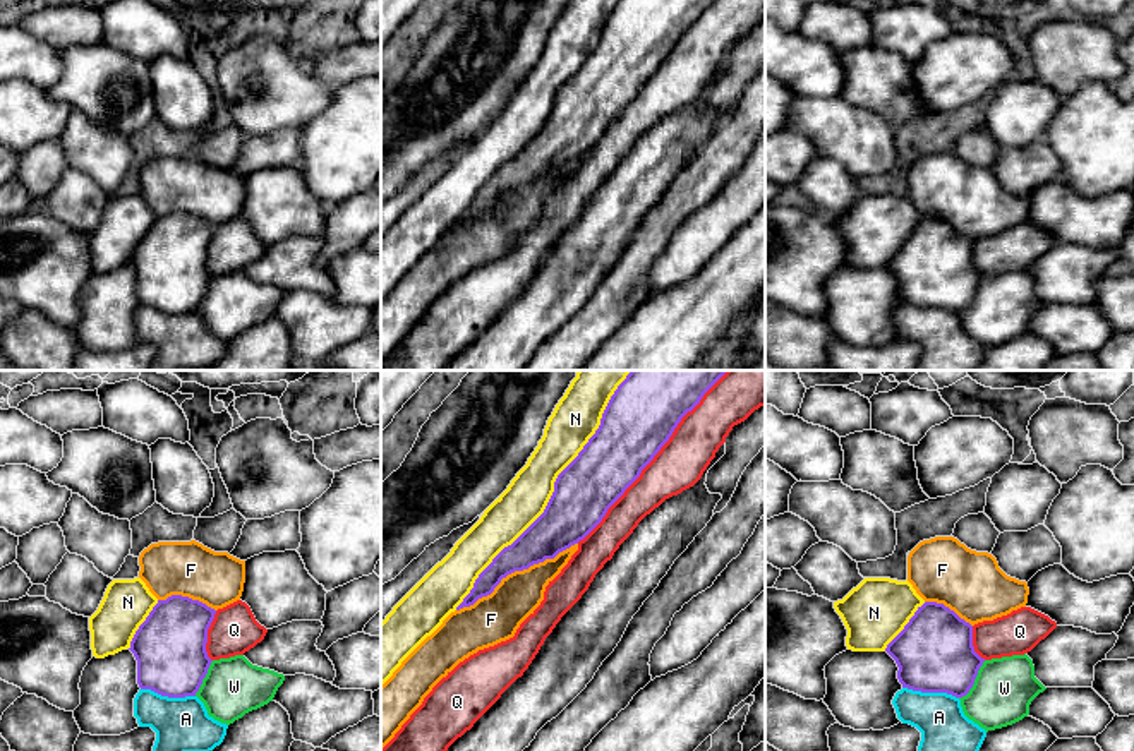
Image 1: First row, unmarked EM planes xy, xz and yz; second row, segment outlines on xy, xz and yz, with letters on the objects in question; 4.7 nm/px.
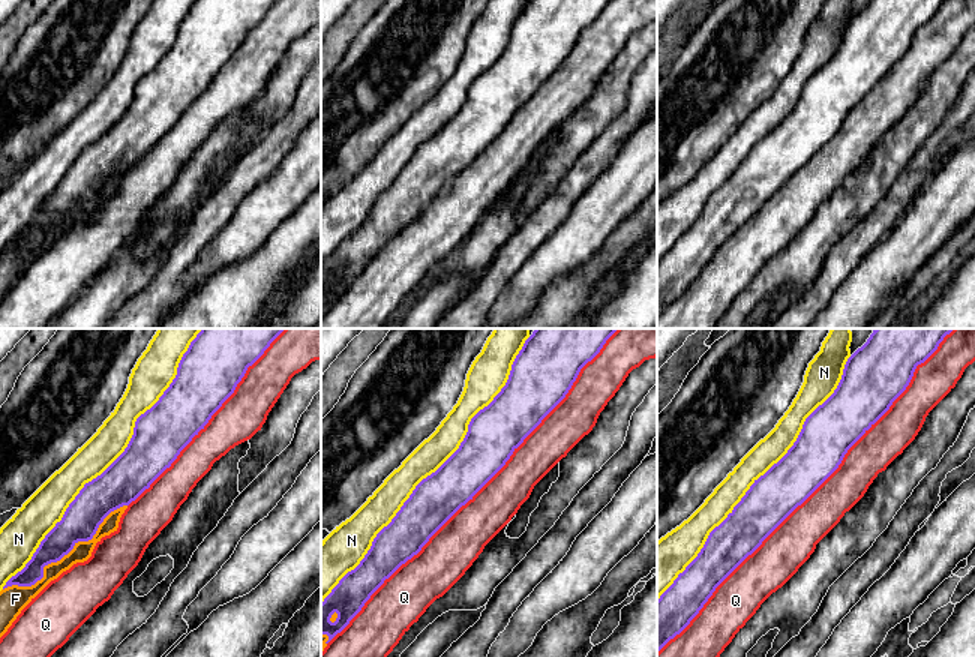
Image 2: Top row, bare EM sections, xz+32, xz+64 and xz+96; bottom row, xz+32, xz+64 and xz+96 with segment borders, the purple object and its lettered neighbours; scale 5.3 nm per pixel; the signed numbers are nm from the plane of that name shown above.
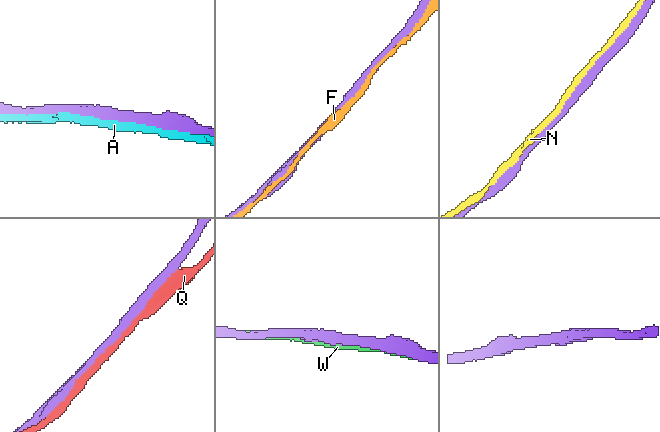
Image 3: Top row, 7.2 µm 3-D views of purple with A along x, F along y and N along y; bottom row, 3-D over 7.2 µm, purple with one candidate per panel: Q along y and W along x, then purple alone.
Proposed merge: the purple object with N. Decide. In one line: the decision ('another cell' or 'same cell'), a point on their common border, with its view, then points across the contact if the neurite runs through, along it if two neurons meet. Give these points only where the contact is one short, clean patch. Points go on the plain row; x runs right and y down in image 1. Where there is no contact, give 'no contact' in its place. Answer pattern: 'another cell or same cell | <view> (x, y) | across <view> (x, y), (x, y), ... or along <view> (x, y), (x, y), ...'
another cell | xz (551, 114)

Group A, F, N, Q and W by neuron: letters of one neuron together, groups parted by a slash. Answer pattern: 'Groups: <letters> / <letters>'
Groups: A / F / N W / Q

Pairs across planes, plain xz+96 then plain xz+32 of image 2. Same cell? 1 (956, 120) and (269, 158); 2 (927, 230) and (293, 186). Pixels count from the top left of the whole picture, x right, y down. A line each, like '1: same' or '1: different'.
1: same
2: same

